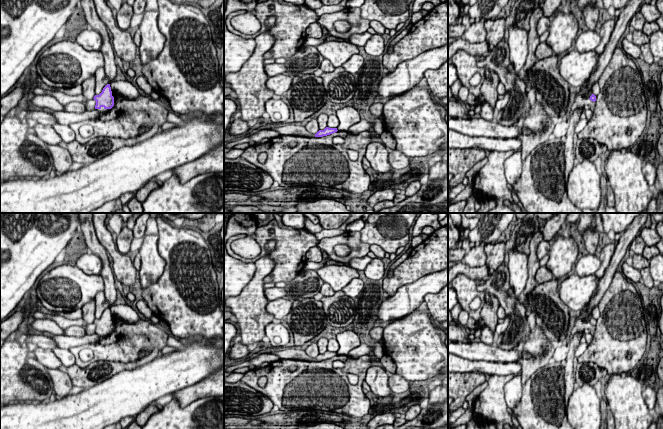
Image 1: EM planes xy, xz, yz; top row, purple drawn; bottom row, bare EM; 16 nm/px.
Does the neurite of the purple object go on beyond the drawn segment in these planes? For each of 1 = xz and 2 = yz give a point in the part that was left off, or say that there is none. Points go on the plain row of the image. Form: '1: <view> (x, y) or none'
1: none
2: none

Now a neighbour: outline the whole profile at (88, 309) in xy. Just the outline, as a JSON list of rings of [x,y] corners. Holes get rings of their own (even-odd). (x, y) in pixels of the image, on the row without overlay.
[[[95,300],[86,303],[82,306],[82,319],[86,325],[93,324],[95,320]]]

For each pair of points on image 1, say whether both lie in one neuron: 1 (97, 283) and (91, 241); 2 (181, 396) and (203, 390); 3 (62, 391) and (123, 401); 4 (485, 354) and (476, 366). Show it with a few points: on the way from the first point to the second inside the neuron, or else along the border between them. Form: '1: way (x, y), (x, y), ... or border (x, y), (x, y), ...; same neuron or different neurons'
1: border (100, 274), (104, 290); different neurons
2: way (186, 396), (198, 391); same neuron
3: border (70, 393), (61, 398); different neurons
4: border (458, 355), (468, 359), (501, 361), (503, 363); different neurons

